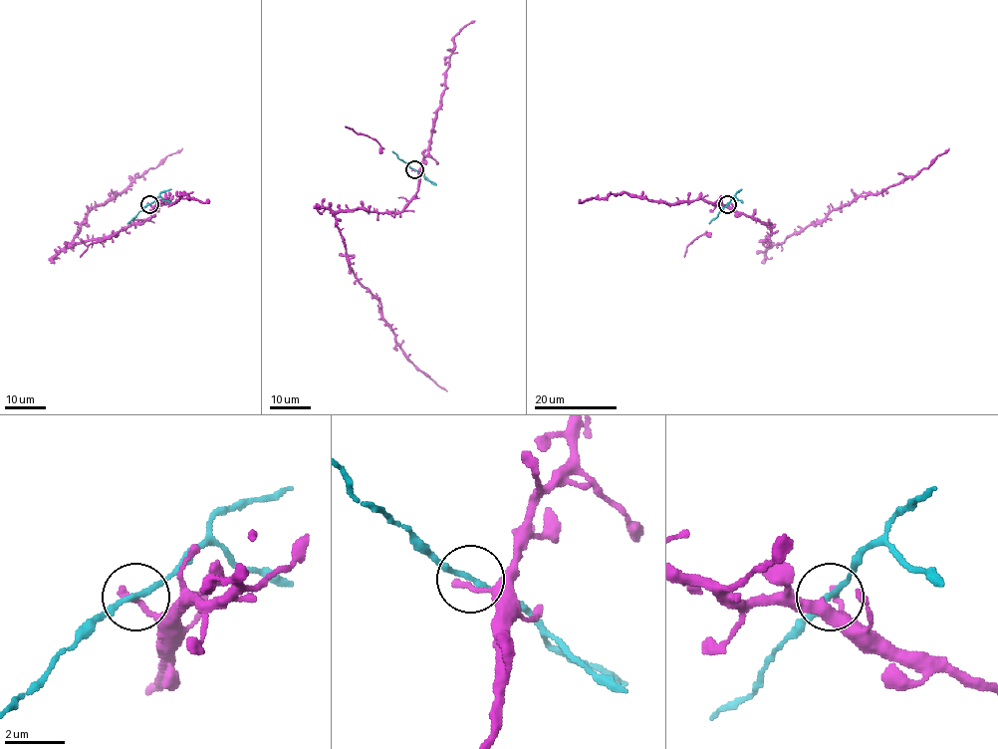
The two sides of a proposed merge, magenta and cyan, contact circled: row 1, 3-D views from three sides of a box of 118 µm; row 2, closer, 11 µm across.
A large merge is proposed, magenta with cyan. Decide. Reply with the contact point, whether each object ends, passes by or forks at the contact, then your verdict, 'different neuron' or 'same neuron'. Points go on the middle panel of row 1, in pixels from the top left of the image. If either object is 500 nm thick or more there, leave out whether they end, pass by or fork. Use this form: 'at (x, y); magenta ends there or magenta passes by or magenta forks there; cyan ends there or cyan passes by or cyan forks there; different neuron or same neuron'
at (414, 169); magenta ends there; cyan passes by; same neuron

